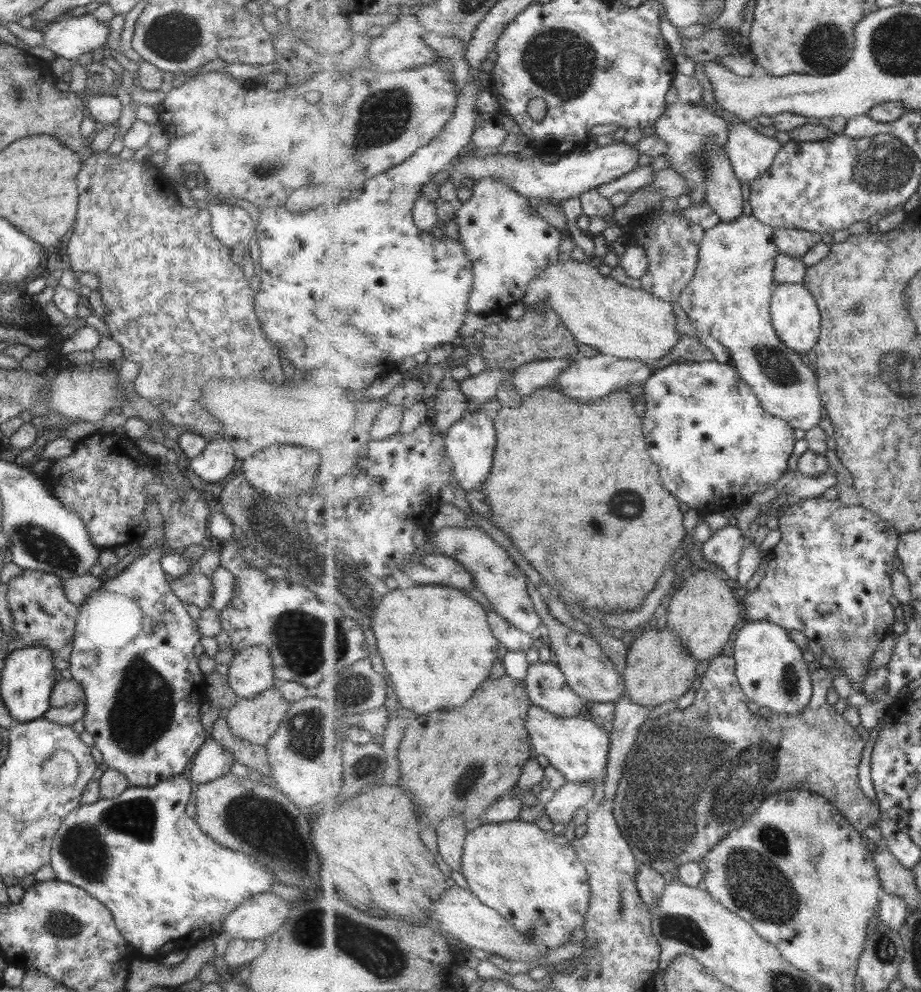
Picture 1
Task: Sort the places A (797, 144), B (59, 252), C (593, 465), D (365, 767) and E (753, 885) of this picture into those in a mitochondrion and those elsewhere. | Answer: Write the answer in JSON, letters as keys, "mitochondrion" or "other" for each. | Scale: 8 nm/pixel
{"A":"other","B":"other","C":"other","D":"mitochondrion","E":"mitochondrion"}

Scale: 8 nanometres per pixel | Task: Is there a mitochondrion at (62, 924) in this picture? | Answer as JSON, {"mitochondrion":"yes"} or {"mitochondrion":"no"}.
{"mitochondrion":"yes"}

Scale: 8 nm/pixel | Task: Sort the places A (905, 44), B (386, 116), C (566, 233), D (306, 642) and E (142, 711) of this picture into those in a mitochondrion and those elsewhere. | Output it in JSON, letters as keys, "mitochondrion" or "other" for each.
{"A":"mitochondrion","B":"mitochondrion","C":"other","D":"mitochondrion","E":"mitochondrion"}

